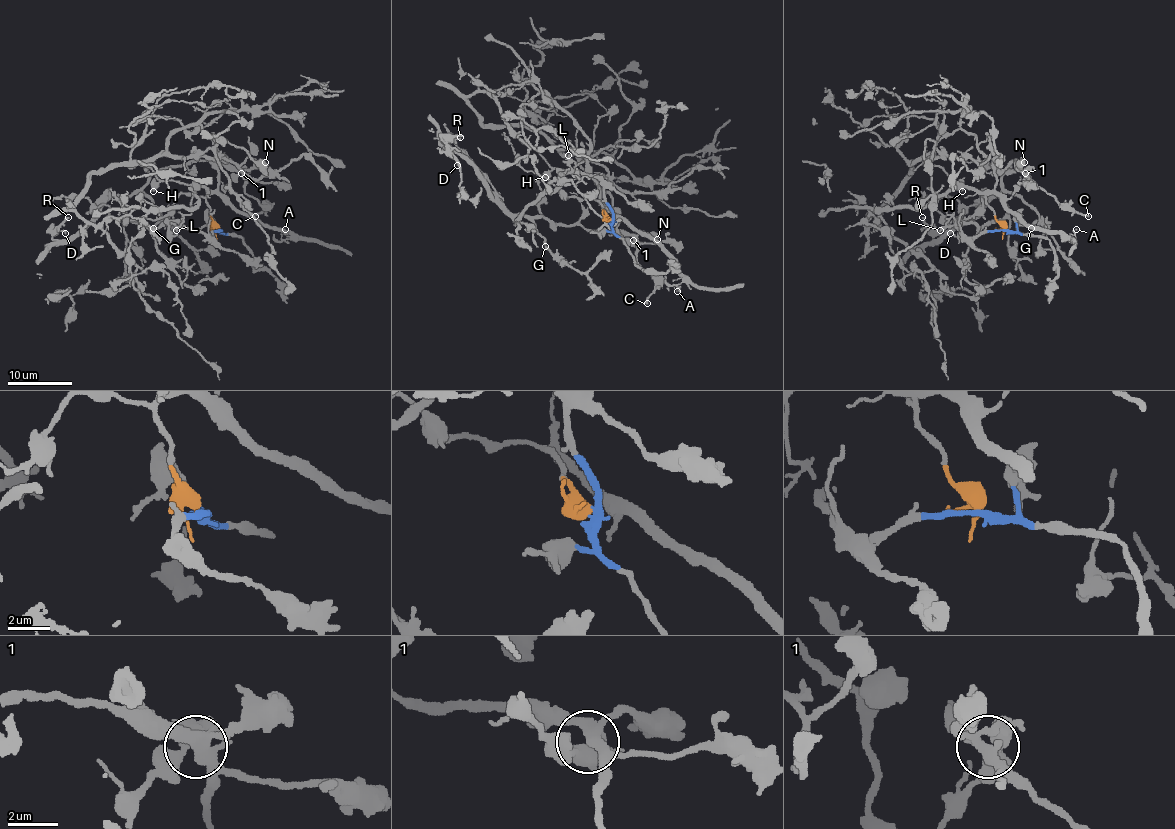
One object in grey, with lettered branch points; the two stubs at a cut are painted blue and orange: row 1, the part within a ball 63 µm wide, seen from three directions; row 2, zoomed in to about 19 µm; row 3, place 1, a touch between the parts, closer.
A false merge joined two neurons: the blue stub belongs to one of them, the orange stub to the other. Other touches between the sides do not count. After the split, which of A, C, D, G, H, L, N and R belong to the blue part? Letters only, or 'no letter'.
C, D, G, L, N, R

